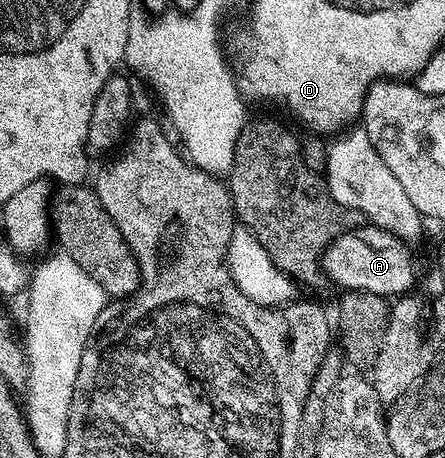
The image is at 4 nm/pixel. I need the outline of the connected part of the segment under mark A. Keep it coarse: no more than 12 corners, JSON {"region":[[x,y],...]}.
{"region":[[365,224],[322,259],[341,291],[404,296],[416,282],[409,243]]}

